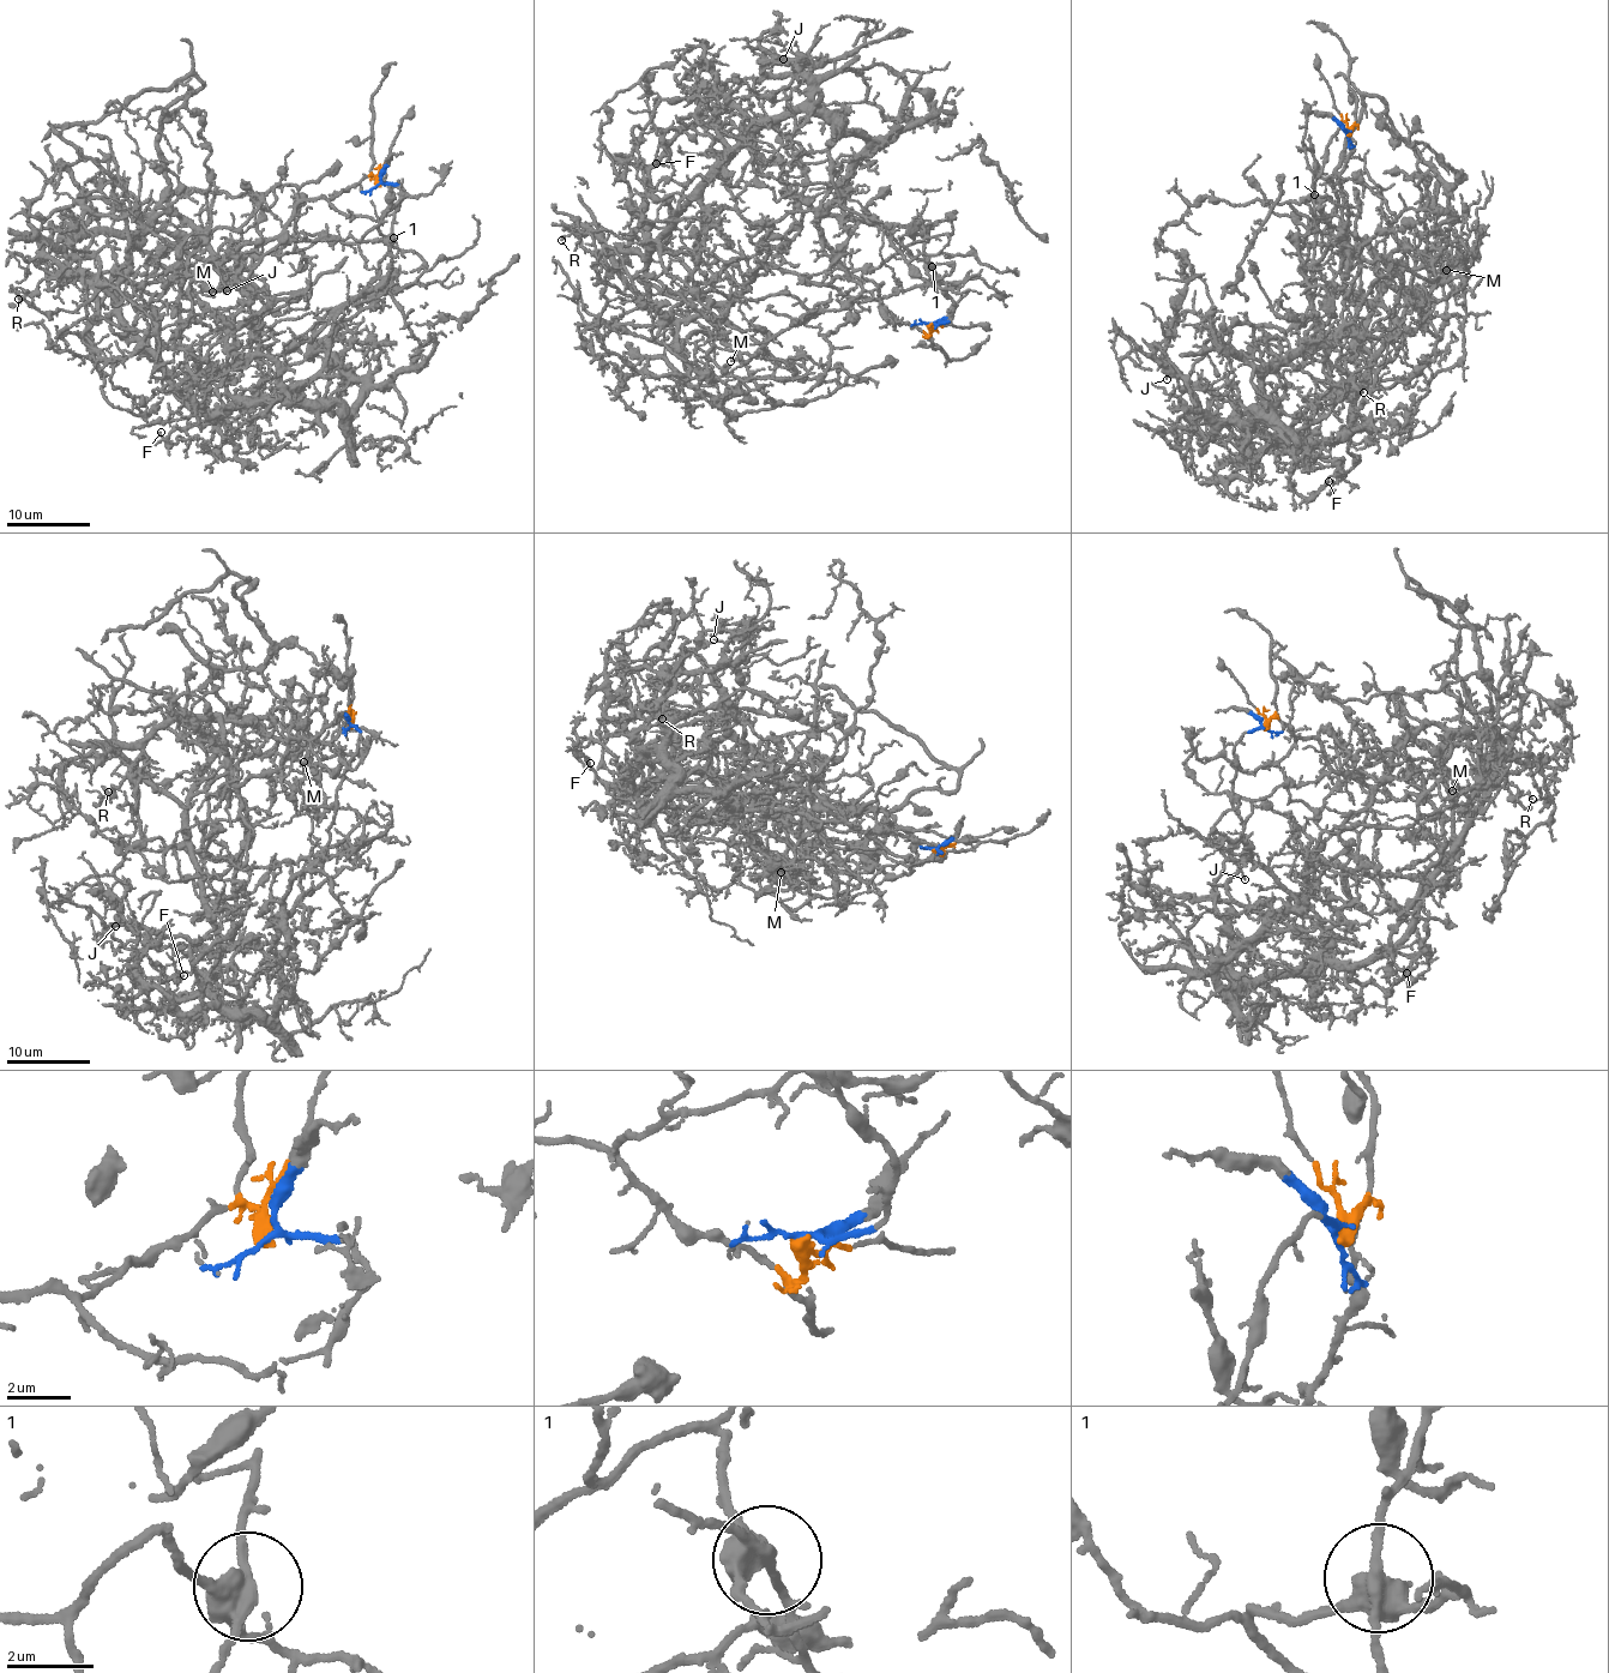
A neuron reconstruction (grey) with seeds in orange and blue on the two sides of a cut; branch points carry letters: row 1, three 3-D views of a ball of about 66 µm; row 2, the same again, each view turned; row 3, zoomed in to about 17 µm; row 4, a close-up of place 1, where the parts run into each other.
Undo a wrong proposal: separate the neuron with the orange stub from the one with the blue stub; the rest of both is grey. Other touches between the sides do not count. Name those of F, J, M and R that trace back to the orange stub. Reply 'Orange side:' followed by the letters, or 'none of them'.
Orange side: M, R

